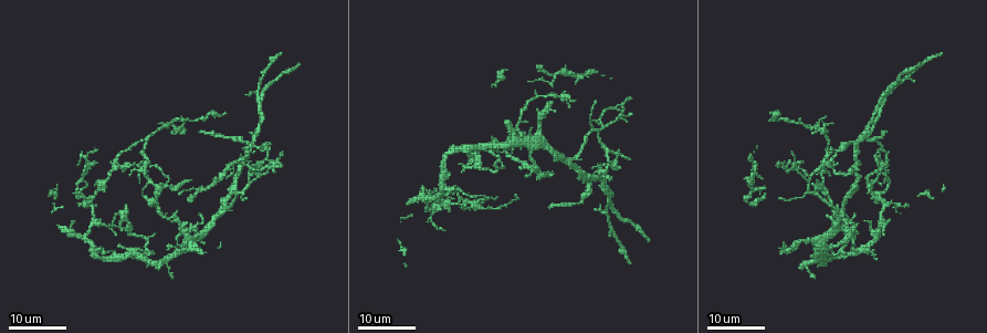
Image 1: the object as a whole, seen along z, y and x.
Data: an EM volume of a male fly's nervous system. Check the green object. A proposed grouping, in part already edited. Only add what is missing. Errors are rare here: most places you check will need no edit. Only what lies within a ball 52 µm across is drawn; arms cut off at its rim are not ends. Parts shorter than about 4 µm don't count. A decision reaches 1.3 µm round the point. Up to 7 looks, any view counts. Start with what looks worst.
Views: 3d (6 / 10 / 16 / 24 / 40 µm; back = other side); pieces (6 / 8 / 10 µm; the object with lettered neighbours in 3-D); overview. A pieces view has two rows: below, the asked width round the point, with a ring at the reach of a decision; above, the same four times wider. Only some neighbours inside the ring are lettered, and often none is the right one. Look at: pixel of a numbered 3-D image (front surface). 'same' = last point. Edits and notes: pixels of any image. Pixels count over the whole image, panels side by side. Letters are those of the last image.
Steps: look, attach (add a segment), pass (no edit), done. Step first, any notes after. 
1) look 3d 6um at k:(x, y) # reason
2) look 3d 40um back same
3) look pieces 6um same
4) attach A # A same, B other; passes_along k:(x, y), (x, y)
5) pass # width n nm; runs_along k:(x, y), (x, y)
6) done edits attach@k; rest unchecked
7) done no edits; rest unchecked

look 3d 24um at 1:(628, 159) # thin end

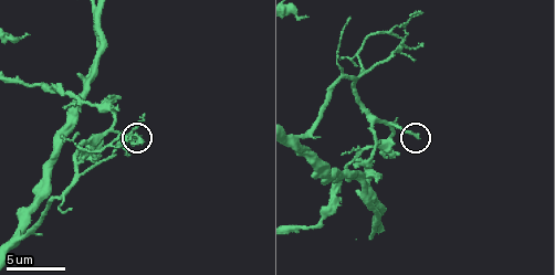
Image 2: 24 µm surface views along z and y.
look 3d 10um at 2:(418, 137)

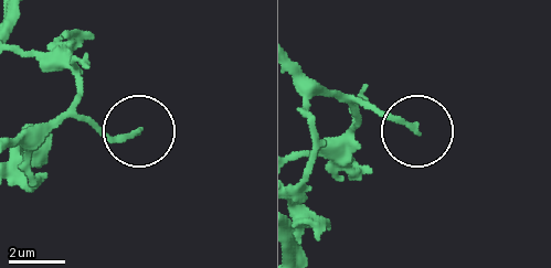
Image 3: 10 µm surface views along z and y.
look pieces 8um at 3:(138, 129)

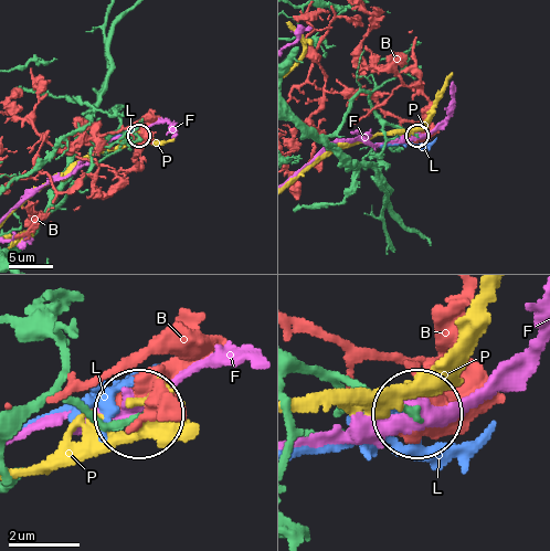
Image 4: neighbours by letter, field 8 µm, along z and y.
pass # width 160 nm; B other, F other, L other, P other; runs_along 4:(319, 134), (332, 131), (363, 92), (385, 120), (416, 134); none of them fits

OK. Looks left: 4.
look 3d 16um at 1:(551, 208) # end of a long branch

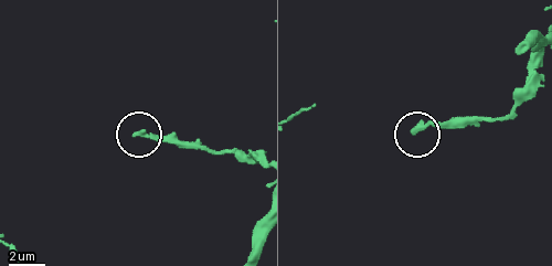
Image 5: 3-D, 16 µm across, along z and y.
look pieces 6um at 5:(413, 129)

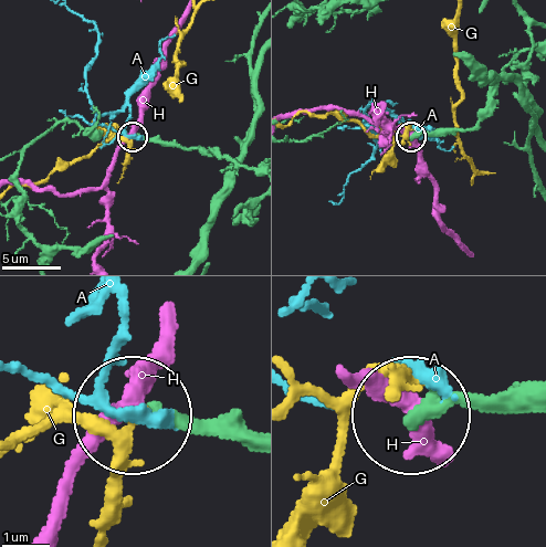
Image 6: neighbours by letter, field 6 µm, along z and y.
attach A # A same, G other, H other; passes_along 6:(452, 132), (419, 132), (369, 105), (376, 149), (353, 172); the neuron continues

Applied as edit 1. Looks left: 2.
done edits attach@6; rest unchecked

